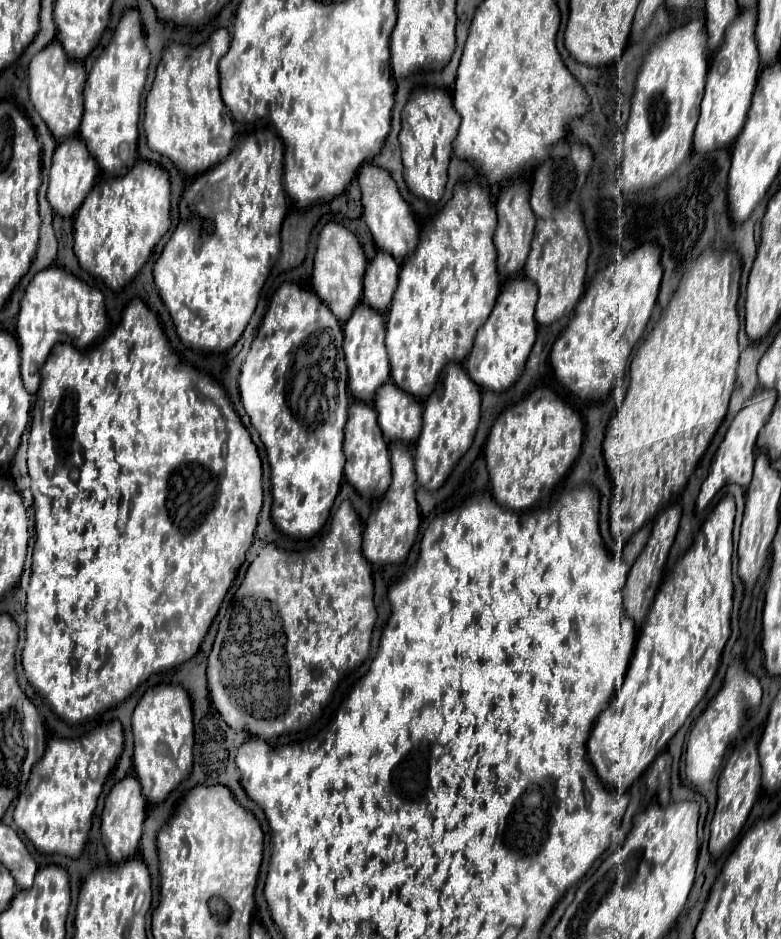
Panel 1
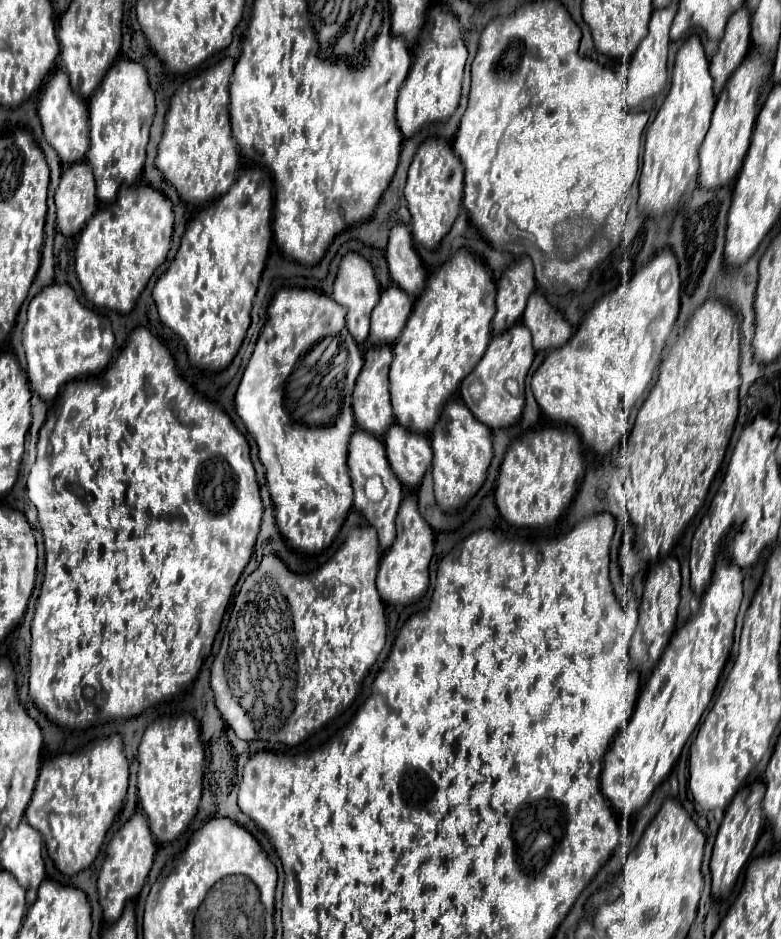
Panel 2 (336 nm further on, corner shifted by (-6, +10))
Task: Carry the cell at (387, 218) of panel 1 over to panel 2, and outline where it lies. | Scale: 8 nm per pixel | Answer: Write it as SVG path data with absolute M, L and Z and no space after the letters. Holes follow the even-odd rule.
M398 222L390 230L390 240L386 246L386 260L390 268L392 282L398 284L410 296L420 296L426 282L426 270L412 246L412 236L406 224Z

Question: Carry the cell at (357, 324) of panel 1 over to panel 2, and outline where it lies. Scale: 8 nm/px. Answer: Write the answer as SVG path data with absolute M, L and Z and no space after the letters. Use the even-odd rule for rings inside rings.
M378 344L378 346L366 346L364 350L364 366L362 372L356 380L356 388L352 394L354 400L354 418L356 424L372 434L376 434L376 438L382 438L382 434L394 424L394 414L392 414L392 406L390 406L390 392L388 392L388 372L390 372L390 364L392 364L392 346L390 344Z

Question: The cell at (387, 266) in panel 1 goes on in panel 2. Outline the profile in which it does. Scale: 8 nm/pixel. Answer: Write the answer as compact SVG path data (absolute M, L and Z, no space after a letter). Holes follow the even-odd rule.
M390 284L382 294L380 302L372 312L372 326L370 326L370 344L394 344L398 334L402 332L414 300L402 292L396 284Z

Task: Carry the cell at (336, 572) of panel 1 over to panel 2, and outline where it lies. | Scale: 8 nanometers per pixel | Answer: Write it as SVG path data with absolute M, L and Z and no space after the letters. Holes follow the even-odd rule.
M354 526L354 528L350 528L348 538L336 550L336 554L324 566L320 566L316 572L310 572L310 574L292 572L280 560L280 556L276 552L264 554L260 566L248 576L246 590L240 590L238 596L234 598L230 620L228 620L228 626L226 626L226 632L224 632L224 640L222 640L220 652L216 654L216 658L212 662L212 670L210 670L210 688L212 688L214 698L216 698L216 708L220 710L222 718L236 732L238 738L242 738L242 740L270 740L270 742L296 746L308 734L318 730L322 724L326 724L330 718L334 718L336 714L340 714L344 708L348 708L352 704L352 700L356 698L356 694L360 690L360 684L362 684L364 676L368 674L368 670L372 668L372 664L376 662L378 654L382 652L382 648L386 644L384 604L382 604L380 594L376 590L376 584L374 584L376 572L378 572L378 564L380 564L380 544L378 544L376 530L370 528L370 526Z

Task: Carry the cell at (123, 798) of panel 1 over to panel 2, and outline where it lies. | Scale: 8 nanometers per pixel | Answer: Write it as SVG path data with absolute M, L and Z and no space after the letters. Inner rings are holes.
M138 810L130 816L130 820L124 826L120 826L114 832L106 848L106 860L98 874L98 894L100 894L100 904L104 908L106 922L116 922L124 910L124 904L140 894L146 876L152 868L154 852L156 852L154 836L150 832L150 826L146 824L146 816Z

